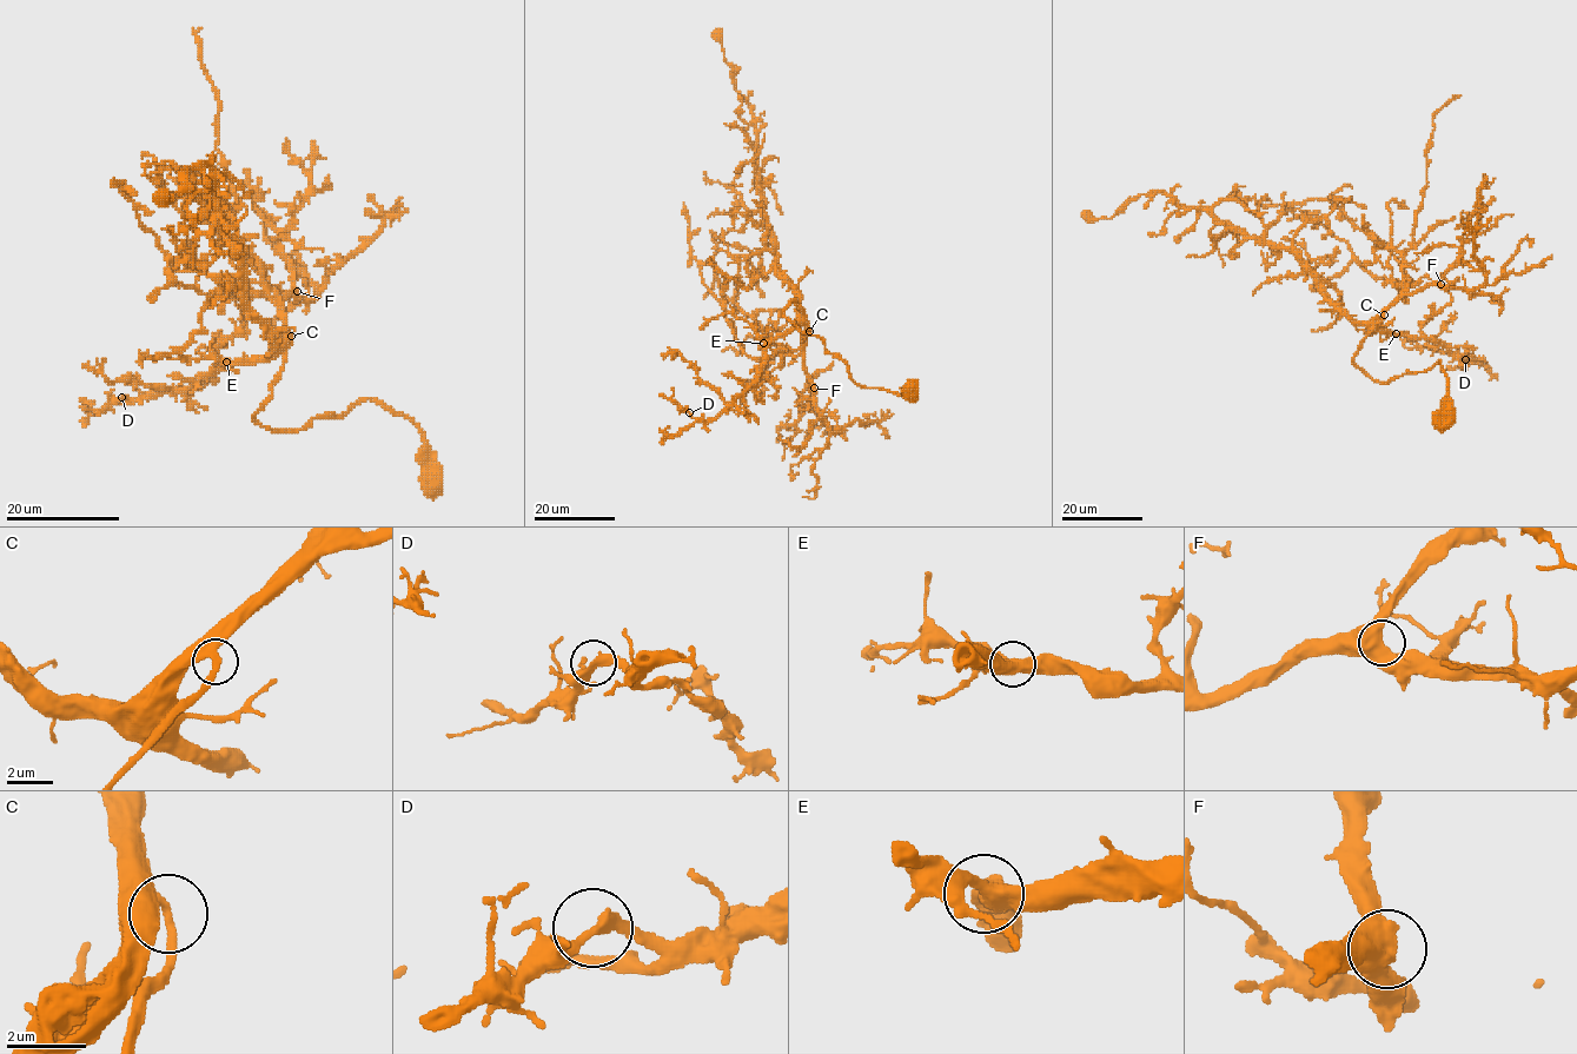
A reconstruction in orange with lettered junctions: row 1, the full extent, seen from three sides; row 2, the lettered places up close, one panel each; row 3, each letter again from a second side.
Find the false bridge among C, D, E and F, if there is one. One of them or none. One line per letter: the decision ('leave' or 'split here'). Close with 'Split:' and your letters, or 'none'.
C: leave
D: leave
E: leave
F: leave
Split: none

